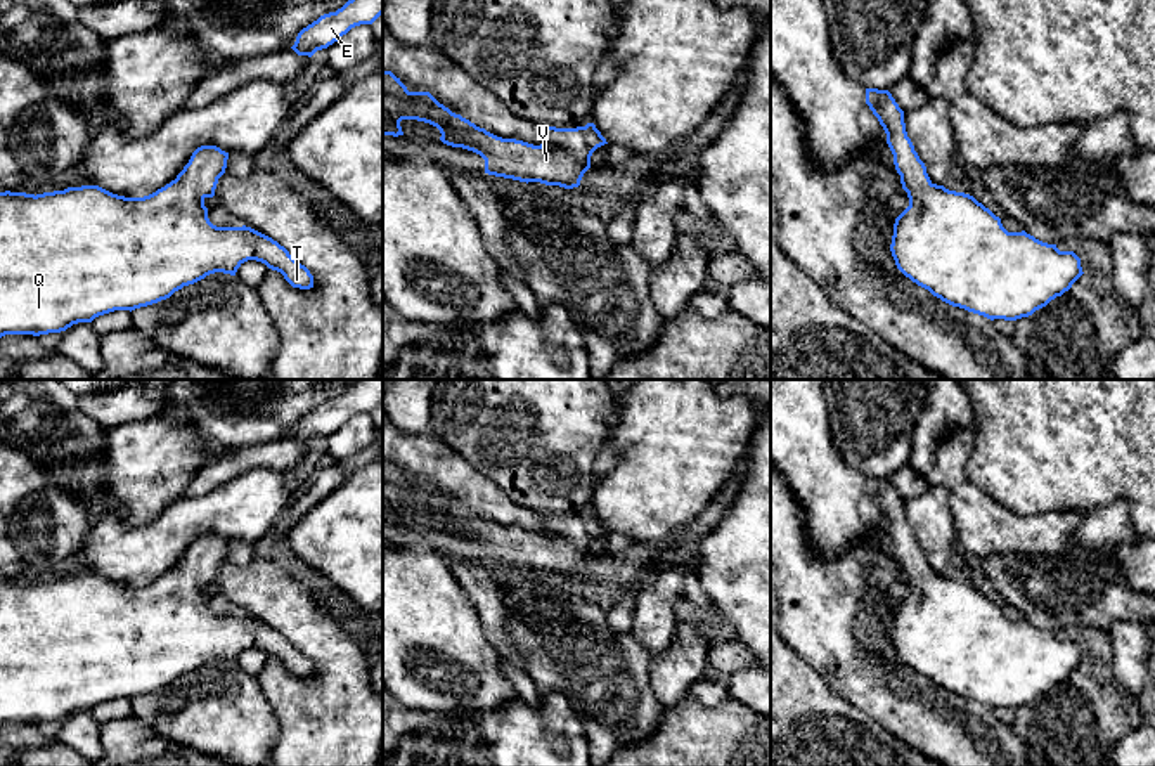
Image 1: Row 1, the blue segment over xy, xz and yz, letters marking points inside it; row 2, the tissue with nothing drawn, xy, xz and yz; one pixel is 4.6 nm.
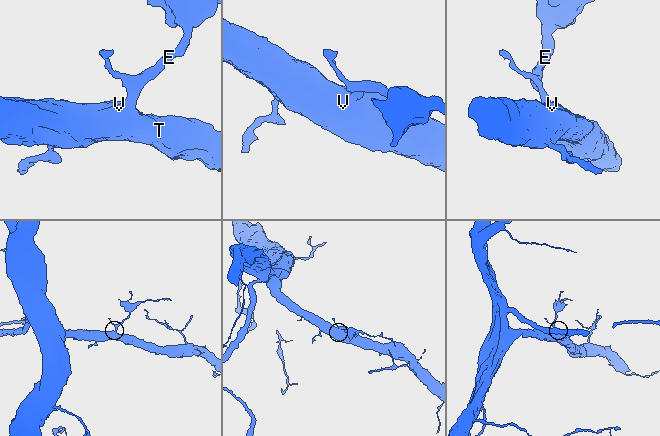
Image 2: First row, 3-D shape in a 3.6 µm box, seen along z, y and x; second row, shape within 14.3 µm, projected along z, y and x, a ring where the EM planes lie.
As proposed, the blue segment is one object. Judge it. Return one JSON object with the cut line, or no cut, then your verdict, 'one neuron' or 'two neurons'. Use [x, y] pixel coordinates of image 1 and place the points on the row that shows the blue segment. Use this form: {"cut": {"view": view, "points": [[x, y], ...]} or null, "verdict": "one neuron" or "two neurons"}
{"cut": null, "verdict": "one neuron"}

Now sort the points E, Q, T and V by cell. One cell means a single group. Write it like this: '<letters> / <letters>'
E Q T V

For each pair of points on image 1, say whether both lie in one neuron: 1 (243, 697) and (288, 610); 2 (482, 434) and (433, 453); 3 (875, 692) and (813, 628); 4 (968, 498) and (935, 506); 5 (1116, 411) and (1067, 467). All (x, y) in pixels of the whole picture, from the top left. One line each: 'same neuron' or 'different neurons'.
1: different neurons
2: different neurons
3: same neuron
4: different neurons
5: same neuron

